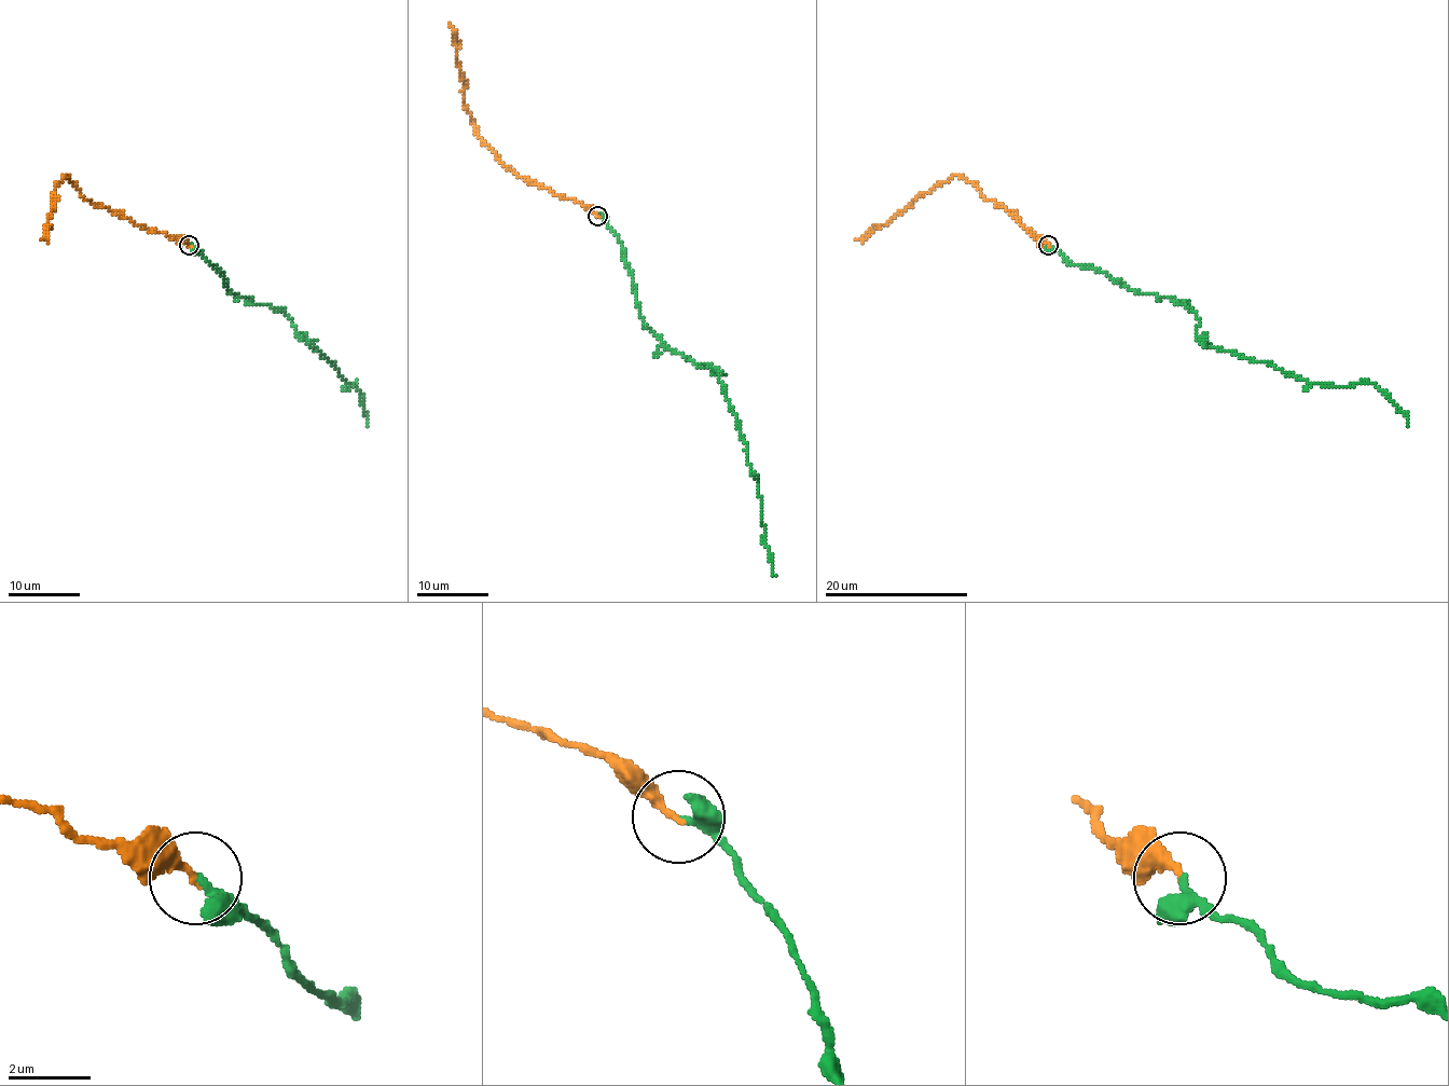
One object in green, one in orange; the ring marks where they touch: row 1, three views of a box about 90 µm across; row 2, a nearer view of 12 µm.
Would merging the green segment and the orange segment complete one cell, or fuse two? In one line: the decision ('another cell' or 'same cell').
same cell

